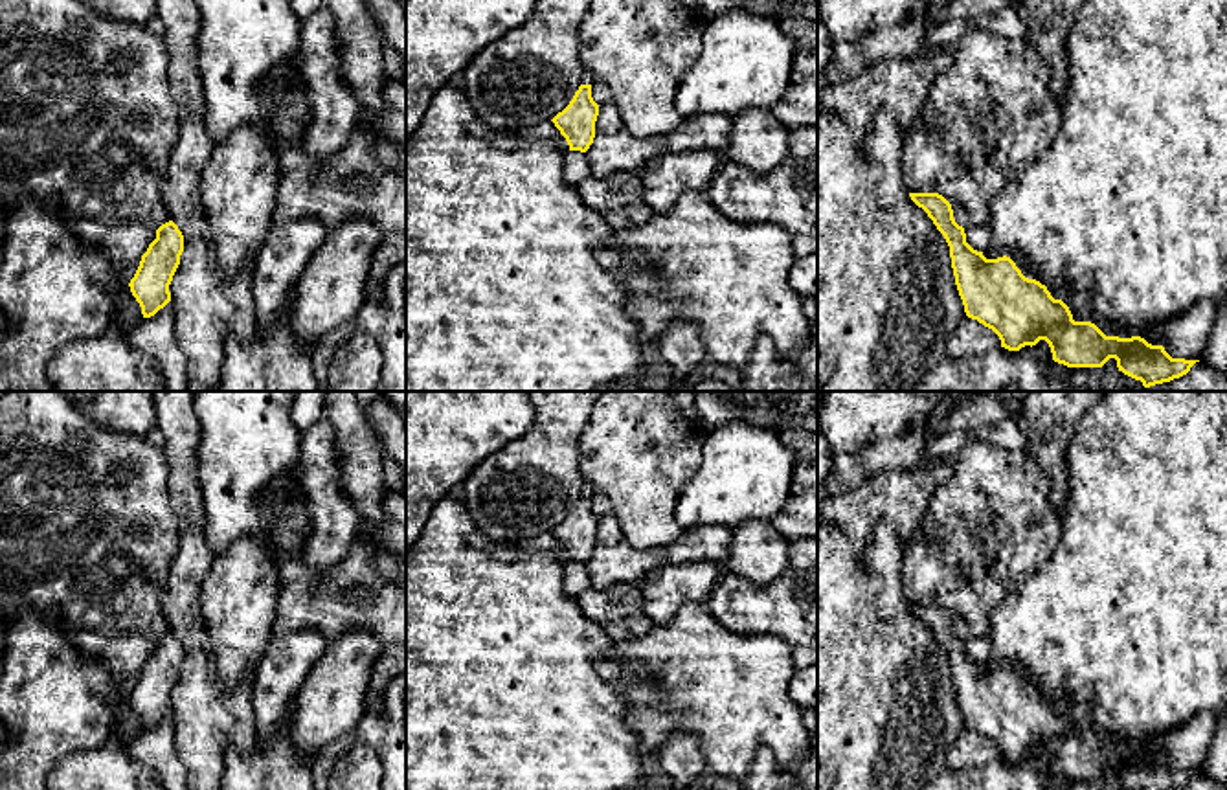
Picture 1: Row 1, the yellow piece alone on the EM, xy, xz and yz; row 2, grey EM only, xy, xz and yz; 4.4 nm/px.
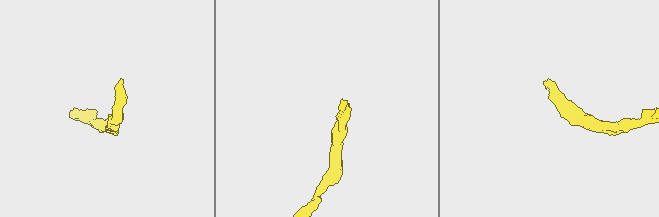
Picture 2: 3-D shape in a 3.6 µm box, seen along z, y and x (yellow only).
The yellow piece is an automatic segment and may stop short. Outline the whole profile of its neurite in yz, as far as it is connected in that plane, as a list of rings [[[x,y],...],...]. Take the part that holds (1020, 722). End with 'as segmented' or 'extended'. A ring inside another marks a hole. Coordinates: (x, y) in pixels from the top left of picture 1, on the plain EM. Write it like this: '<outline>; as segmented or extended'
[[[909,604],[911,612],[922,619],[944,647],[950,658],[955,696],[968,729],[992,740],[1001,759],[1019,762],[1045,751],[1053,772],[1067,779],[1102,779],[1109,770],[1117,772],[1119,783],[1131,790],[1179,790],[1199,772],[1172,770],[1163,757],[1152,757],[1141,748],[1106,748],[1091,733],[1075,733],[1069,718],[1054,711],[1045,696],[1021,685],[1016,674],[1003,667],[986,671],[983,663],[966,654],[964,639],[953,630],[951,615],[939,604]]]; as segmented

